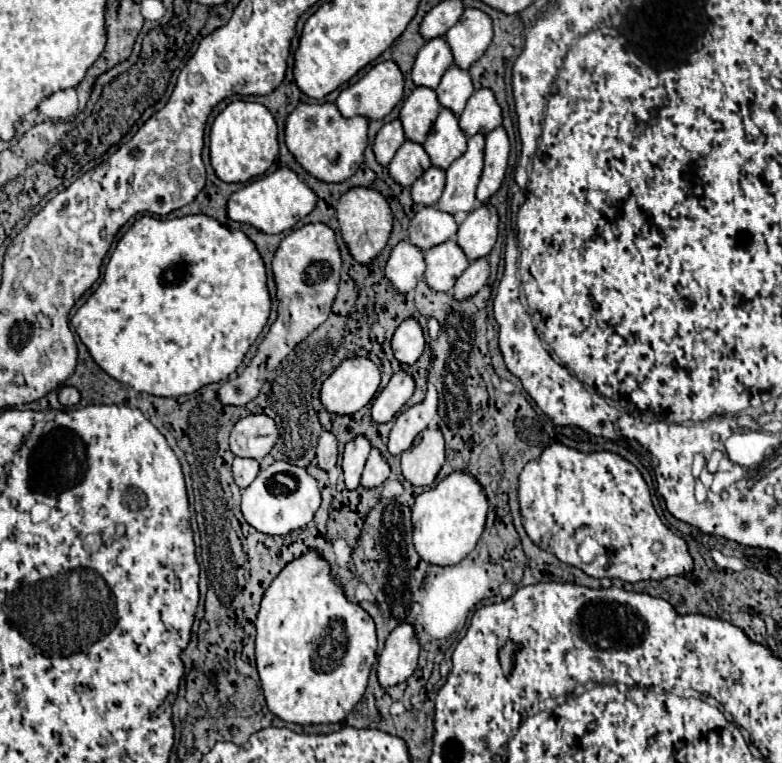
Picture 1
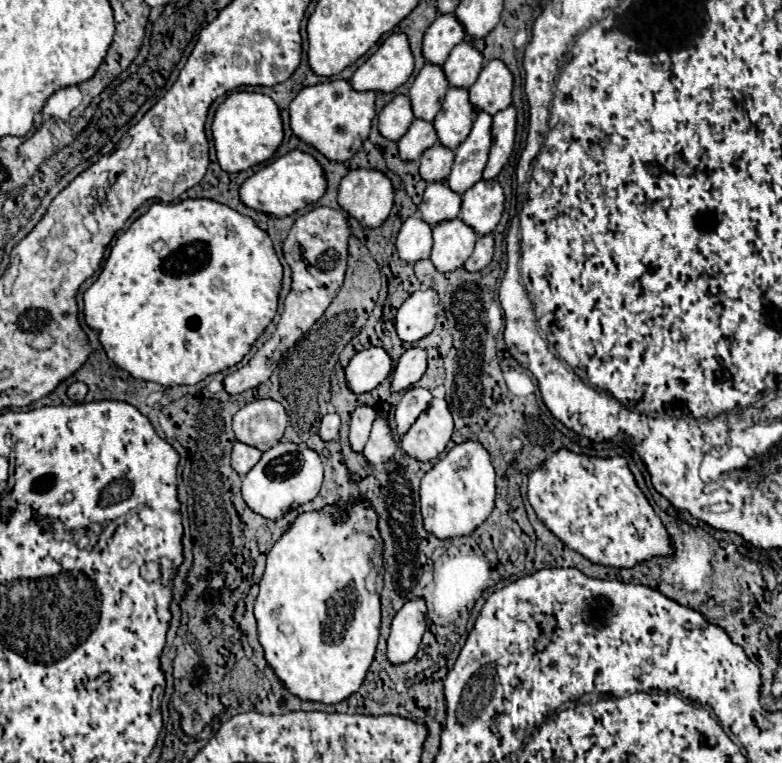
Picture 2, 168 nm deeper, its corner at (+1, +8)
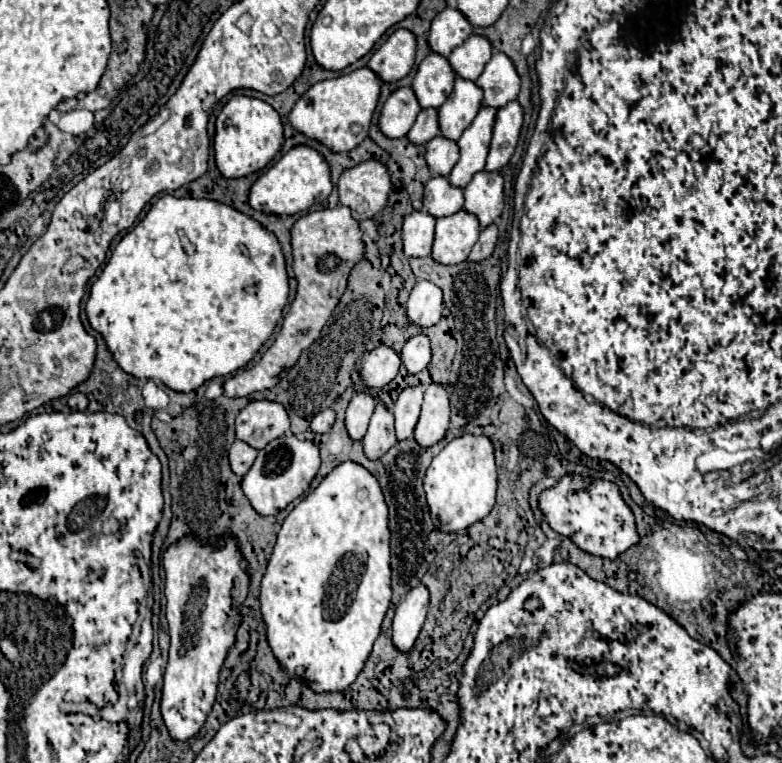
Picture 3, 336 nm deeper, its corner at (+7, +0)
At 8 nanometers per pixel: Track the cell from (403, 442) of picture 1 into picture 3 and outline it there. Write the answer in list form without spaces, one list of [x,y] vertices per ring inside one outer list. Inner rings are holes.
[[[420,385],[406,387],[398,395],[396,403],[392,405],[392,411],[394,411],[394,417],[396,417],[396,437],[400,441],[412,437],[416,423],[418,423],[422,397],[424,397],[424,387],[420,387]]]

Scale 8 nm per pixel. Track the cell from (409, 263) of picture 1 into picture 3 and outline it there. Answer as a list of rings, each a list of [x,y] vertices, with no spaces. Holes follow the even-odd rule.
[[[412,211],[404,219],[404,253],[406,257],[422,257],[430,255],[434,241],[434,225],[436,219],[426,211]]]

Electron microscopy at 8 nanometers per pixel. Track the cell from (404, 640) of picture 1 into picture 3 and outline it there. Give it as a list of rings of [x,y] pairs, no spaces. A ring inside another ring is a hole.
[[[420,583],[414,589],[410,589],[406,599],[396,607],[396,615],[394,615],[394,623],[392,623],[392,631],[394,631],[392,639],[400,651],[412,649],[412,645],[424,625],[428,601],[430,601],[430,593],[428,593],[426,585]]]

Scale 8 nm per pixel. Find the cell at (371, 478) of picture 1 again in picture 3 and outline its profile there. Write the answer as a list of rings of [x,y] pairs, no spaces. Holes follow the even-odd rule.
[[[384,403],[376,405],[362,443],[364,443],[364,453],[370,459],[378,459],[378,455],[384,455],[396,443],[394,415]]]

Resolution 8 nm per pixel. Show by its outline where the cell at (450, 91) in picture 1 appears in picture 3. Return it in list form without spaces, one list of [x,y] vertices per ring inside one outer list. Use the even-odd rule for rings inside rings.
[[[470,35],[460,47],[456,47],[448,61],[458,73],[458,77],[476,81],[484,71],[484,65],[492,57],[492,43],[484,35]]]

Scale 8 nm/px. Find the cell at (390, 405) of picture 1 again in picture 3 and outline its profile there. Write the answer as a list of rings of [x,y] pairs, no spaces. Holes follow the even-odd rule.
[[[414,335],[402,347],[402,363],[410,375],[422,371],[432,359],[430,339],[426,335]]]

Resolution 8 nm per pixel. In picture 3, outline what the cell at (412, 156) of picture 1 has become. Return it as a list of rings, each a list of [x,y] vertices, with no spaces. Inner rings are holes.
[[[422,109],[416,117],[416,123],[408,131],[408,139],[414,139],[414,143],[428,143],[434,139],[434,135],[440,135],[440,123],[438,123],[438,109]]]

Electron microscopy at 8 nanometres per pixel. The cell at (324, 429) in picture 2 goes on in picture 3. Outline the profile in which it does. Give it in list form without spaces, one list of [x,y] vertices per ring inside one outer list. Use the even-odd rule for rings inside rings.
[[[332,409],[320,411],[318,415],[314,415],[314,419],[310,423],[314,433],[328,433],[332,429],[332,425],[334,425],[334,411]]]

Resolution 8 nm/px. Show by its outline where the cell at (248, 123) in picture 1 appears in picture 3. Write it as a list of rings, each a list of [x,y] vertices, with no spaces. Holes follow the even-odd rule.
[[[236,95],[220,111],[216,119],[214,135],[214,157],[220,173],[228,179],[244,177],[264,169],[284,145],[282,123],[272,105],[262,99]]]

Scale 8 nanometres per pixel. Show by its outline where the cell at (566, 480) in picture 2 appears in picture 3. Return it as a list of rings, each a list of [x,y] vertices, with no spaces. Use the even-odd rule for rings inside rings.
[[[566,475],[552,489],[546,489],[540,495],[538,503],[554,531],[564,537],[570,537],[580,549],[592,555],[614,559],[628,547],[638,543],[634,515],[622,499],[620,489],[610,481]]]

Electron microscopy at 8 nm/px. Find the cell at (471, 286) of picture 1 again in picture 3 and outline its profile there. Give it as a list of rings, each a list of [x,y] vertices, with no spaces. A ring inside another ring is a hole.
[[[492,223],[492,225],[488,225],[488,227],[482,229],[480,239],[478,239],[476,245],[472,247],[472,253],[470,253],[468,259],[478,261],[478,259],[490,257],[492,251],[494,251],[494,247],[496,247],[496,241],[498,241],[498,227]]]

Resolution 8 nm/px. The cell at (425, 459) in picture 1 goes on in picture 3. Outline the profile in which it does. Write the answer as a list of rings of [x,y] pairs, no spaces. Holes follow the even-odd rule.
[[[442,383],[426,385],[424,405],[422,405],[420,421],[414,431],[414,439],[422,443],[422,447],[430,447],[444,437],[448,423],[450,423],[448,389]]]

